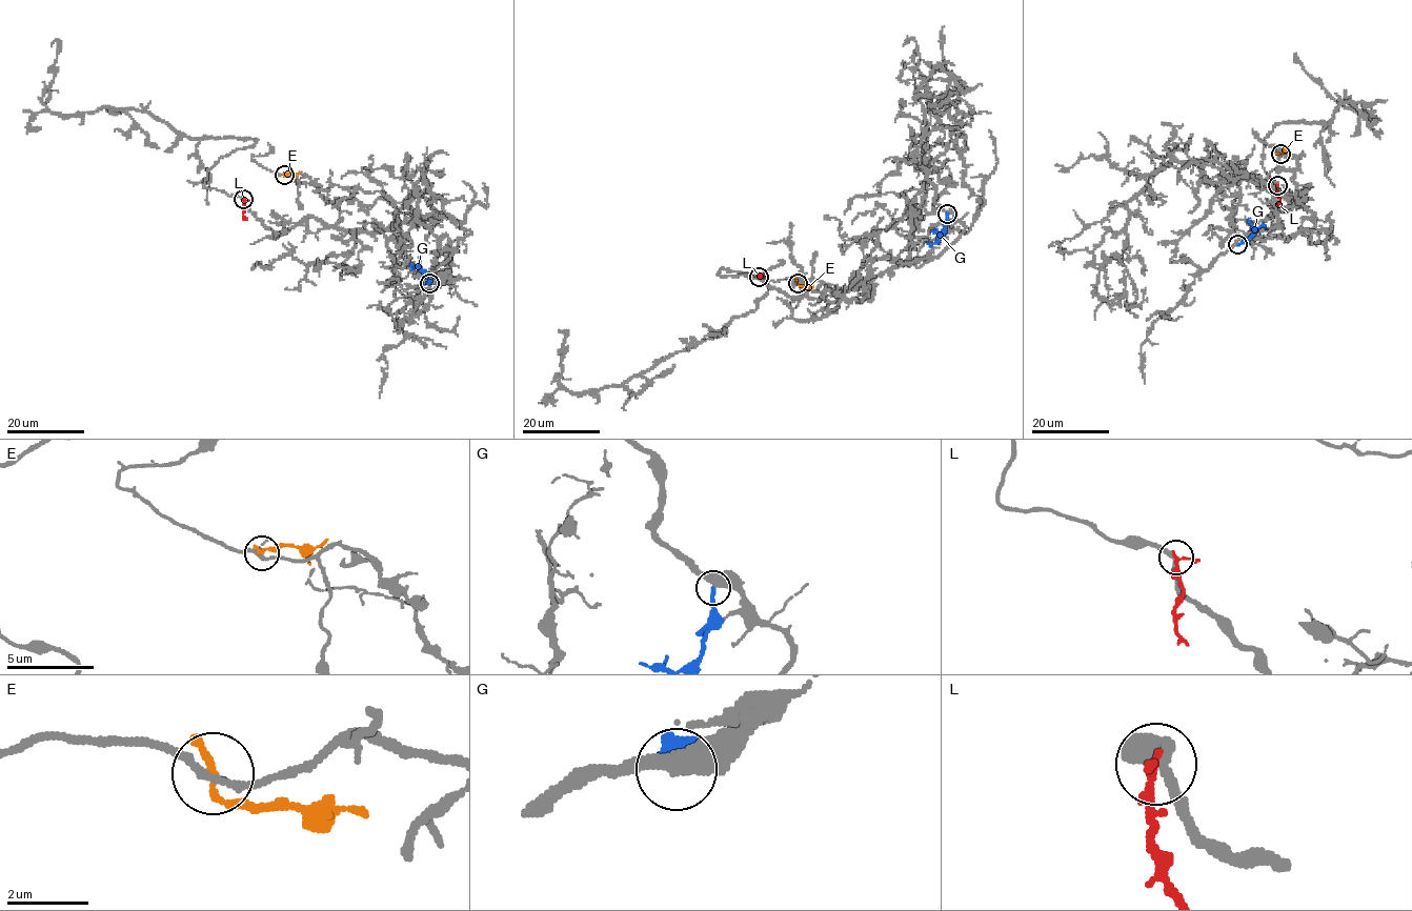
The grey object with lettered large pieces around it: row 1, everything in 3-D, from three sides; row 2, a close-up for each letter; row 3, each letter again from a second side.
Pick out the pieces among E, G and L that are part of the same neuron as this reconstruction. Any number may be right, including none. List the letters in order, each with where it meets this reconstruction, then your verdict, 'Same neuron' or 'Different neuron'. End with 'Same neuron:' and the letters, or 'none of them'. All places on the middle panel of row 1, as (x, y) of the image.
E: Touches grey at (798, 283). Different neuron
G: Touches grey at (947, 214). Different neuron
L: Touches grey at (759, 277). Different neuron
Same neuron: none of them

